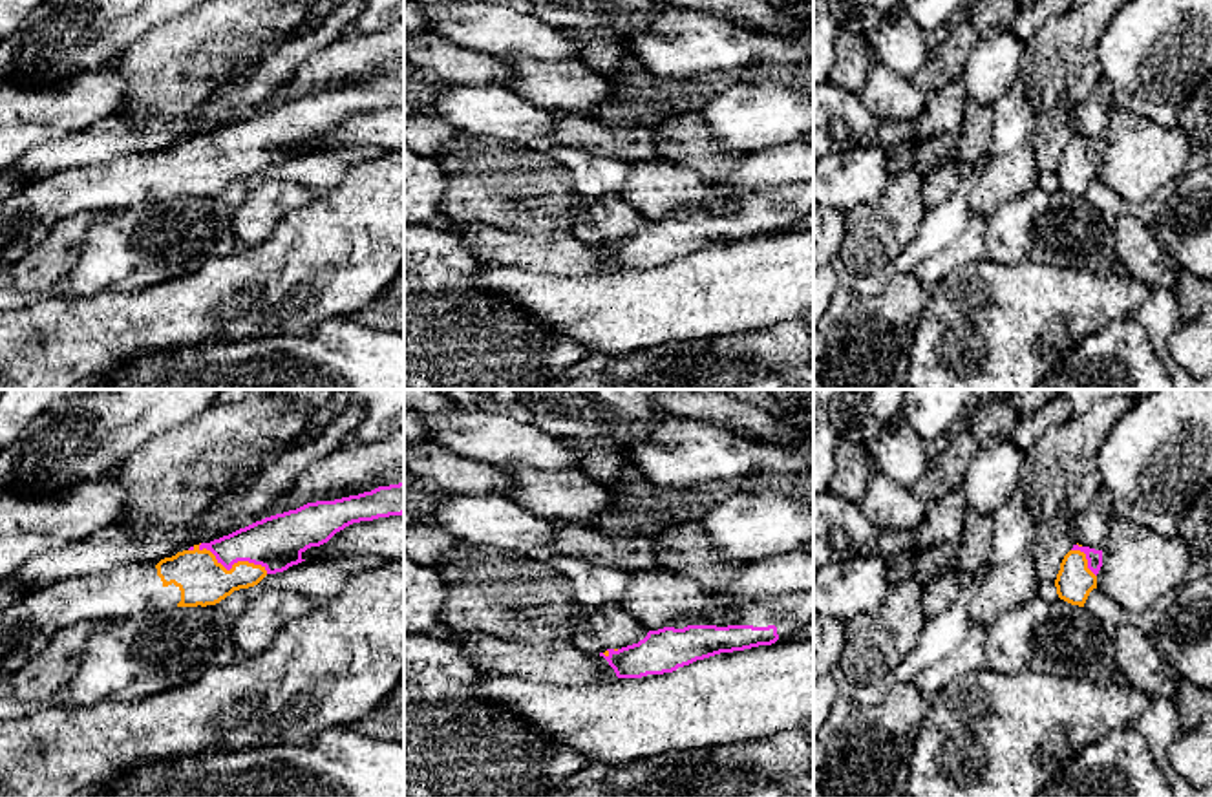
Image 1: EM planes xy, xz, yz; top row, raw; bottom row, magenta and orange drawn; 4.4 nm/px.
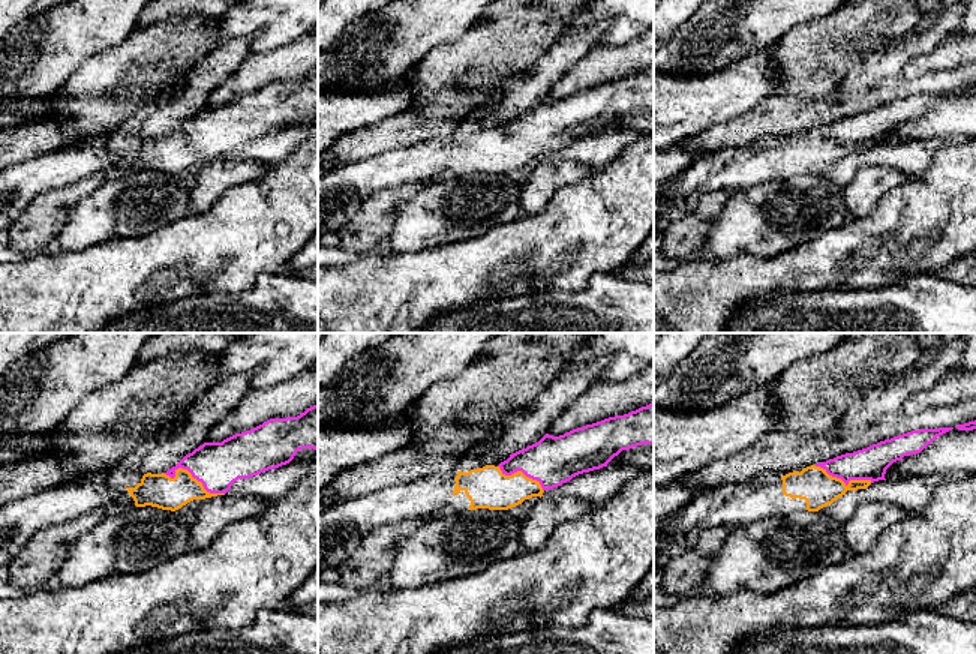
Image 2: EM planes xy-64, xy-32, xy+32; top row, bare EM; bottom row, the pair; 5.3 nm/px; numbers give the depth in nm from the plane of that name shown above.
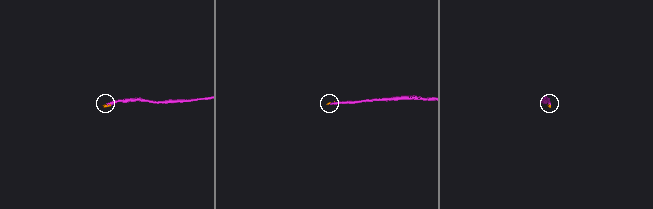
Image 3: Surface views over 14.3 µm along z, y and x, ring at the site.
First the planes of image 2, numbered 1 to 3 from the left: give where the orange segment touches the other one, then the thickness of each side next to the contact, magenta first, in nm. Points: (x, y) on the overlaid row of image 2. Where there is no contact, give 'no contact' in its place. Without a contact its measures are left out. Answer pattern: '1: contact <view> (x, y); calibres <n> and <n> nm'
1: contact xy-64 (192, 476); calibres 240 and 180 nm
2: contact xy-32 (522, 471); calibres 260 and 220 nm
3: contact xy+32 (843, 480); calibres 180 and 190 nm

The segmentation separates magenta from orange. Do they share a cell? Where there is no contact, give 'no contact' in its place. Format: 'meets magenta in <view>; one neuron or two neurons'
meets magenta in xy; one neuron

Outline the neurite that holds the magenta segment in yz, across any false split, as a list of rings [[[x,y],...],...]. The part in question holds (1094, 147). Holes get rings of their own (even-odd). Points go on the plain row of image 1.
[[[1082,135],[1064,146],[1060,161],[1055,170],[1057,185],[1060,190],[1084,197],[1090,183],[1097,179],[1097,165],[1102,157],[1102,141]]]

